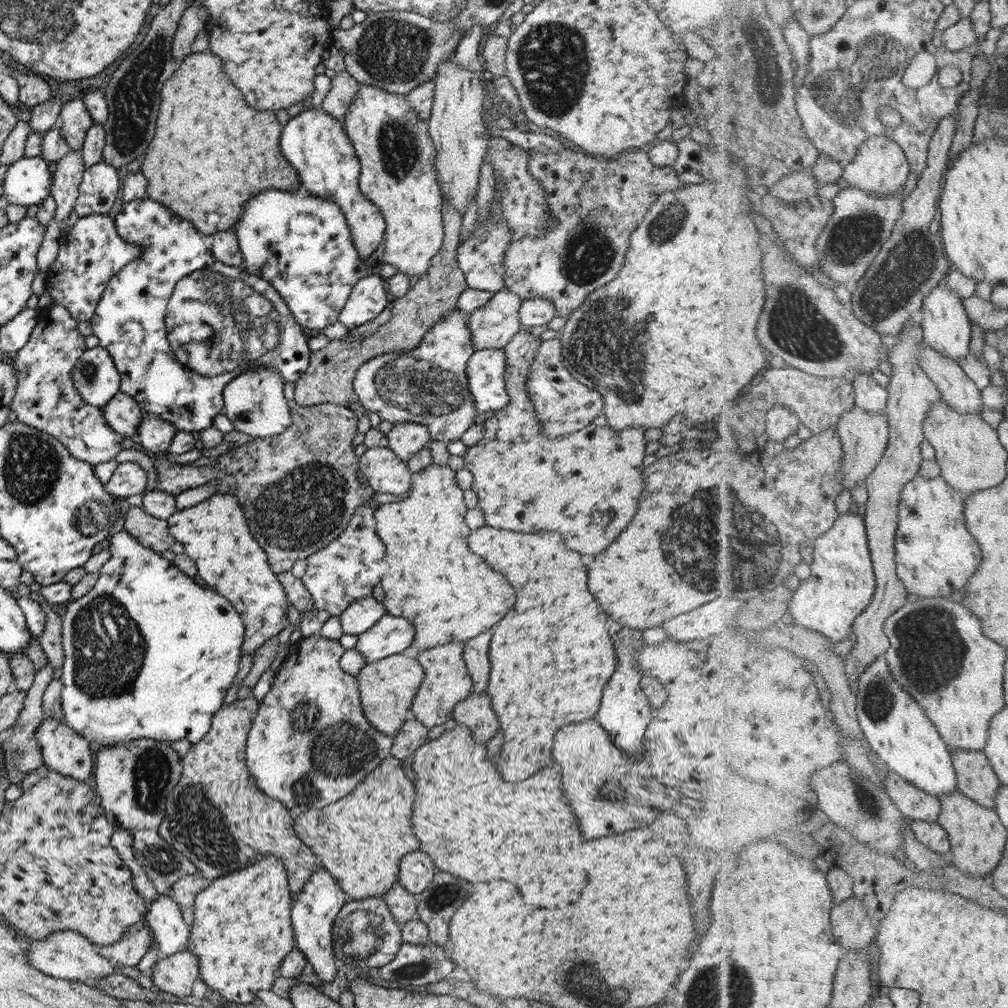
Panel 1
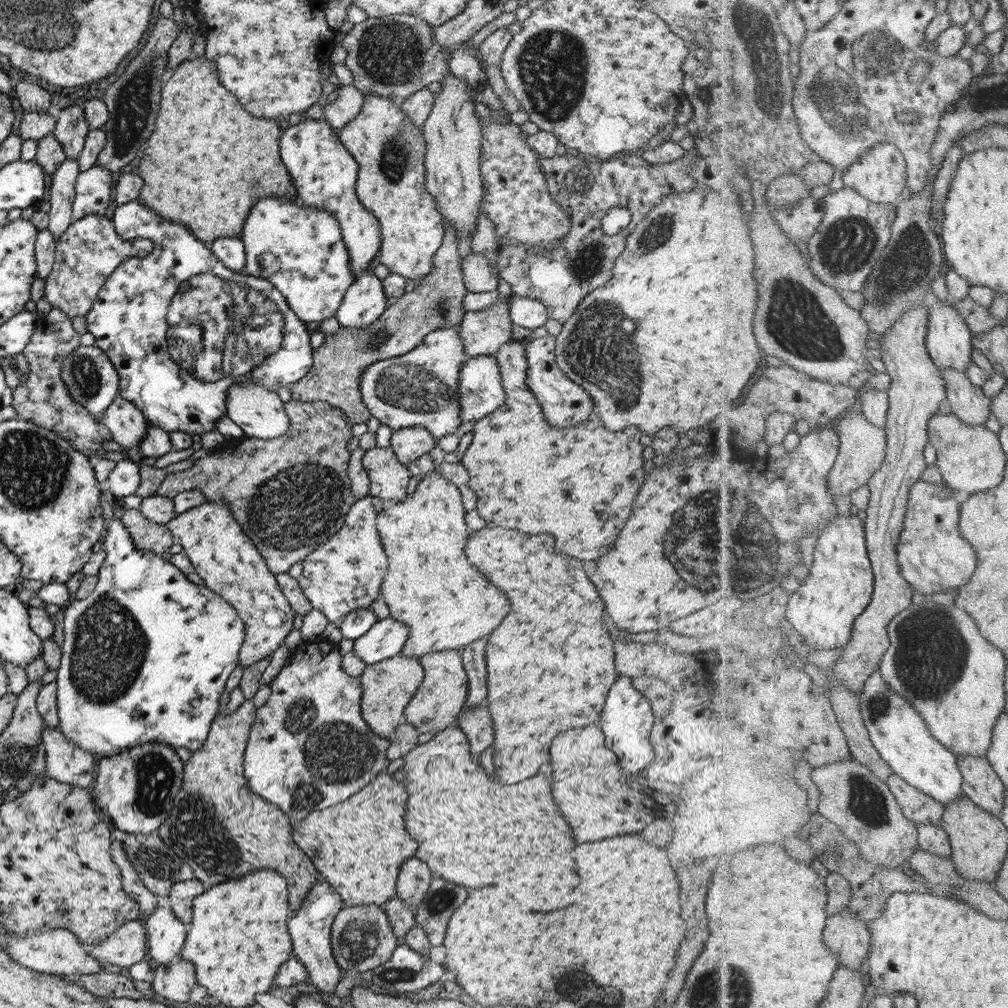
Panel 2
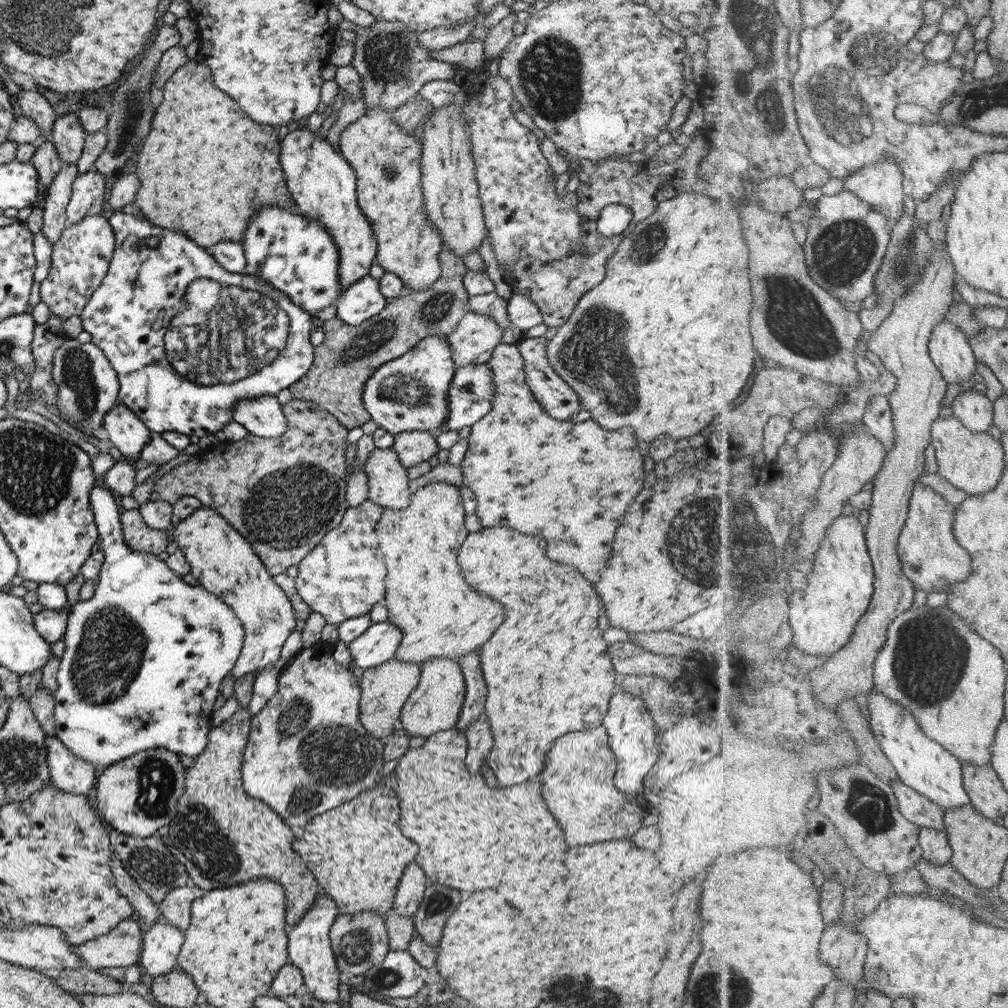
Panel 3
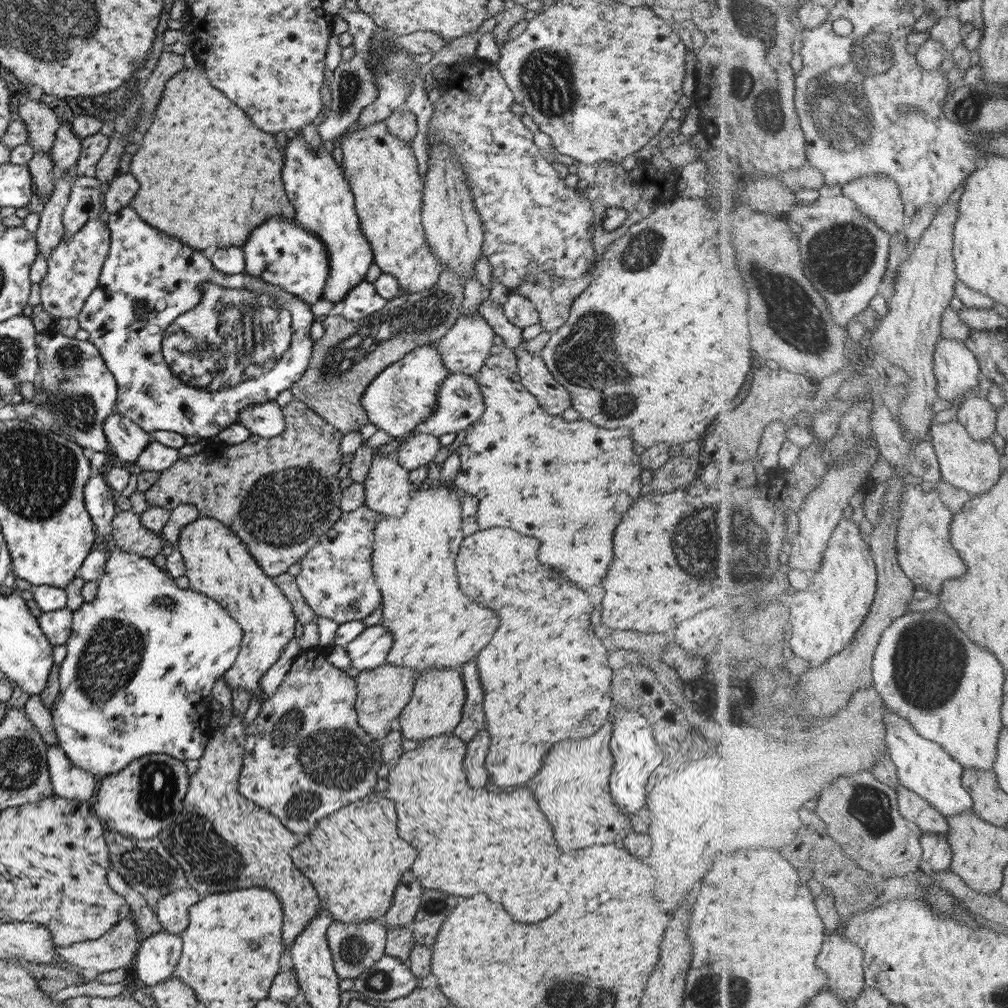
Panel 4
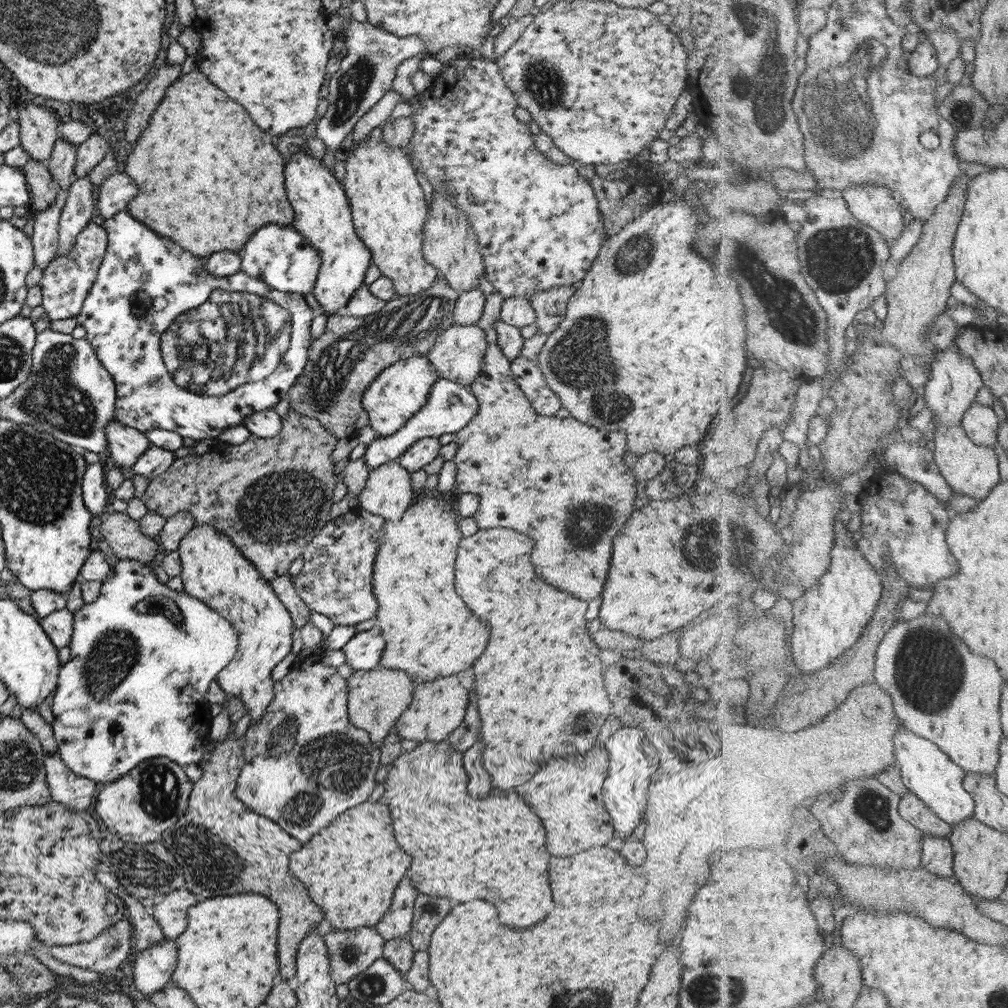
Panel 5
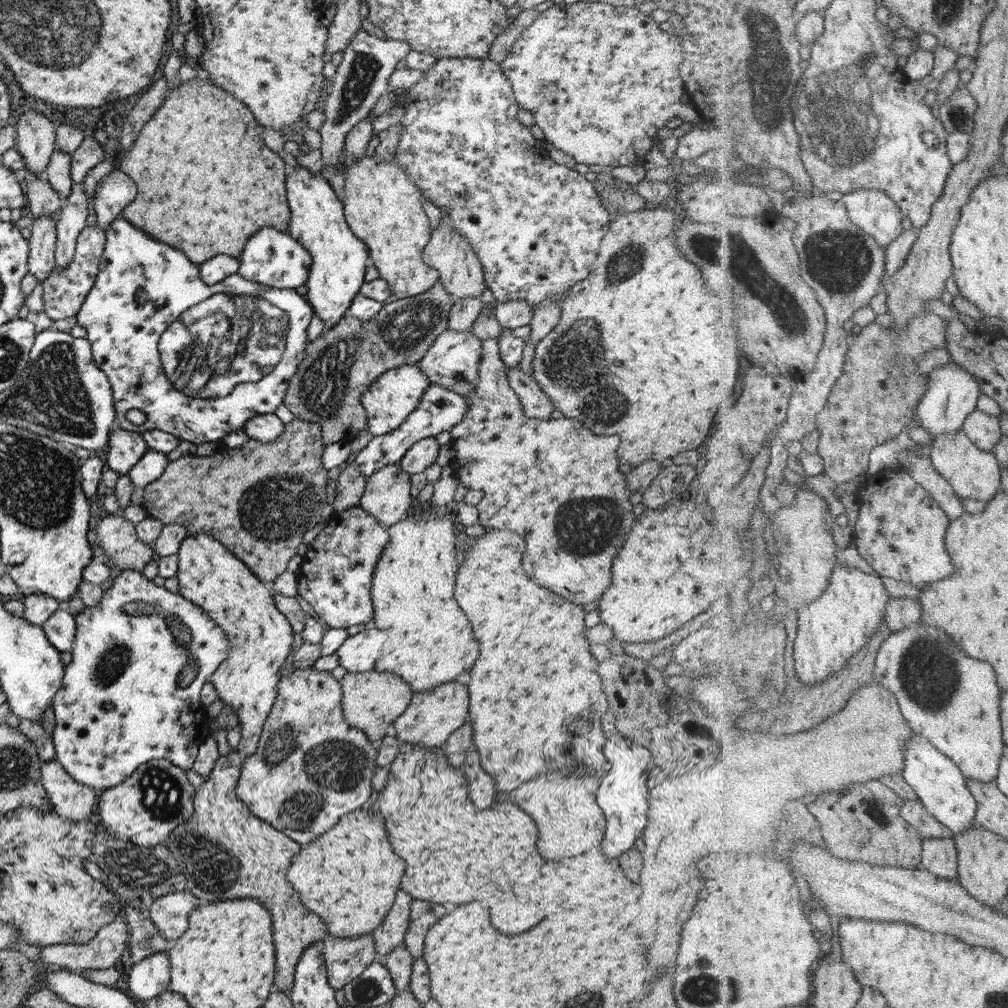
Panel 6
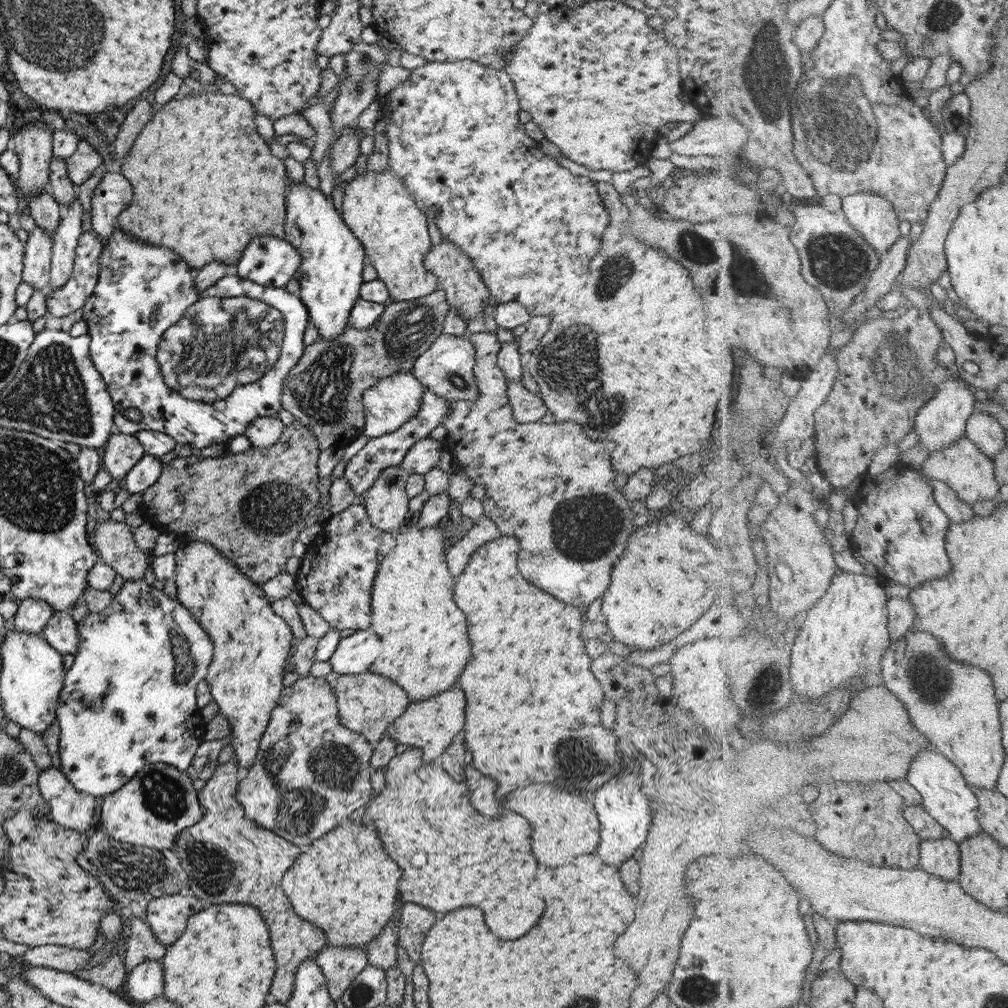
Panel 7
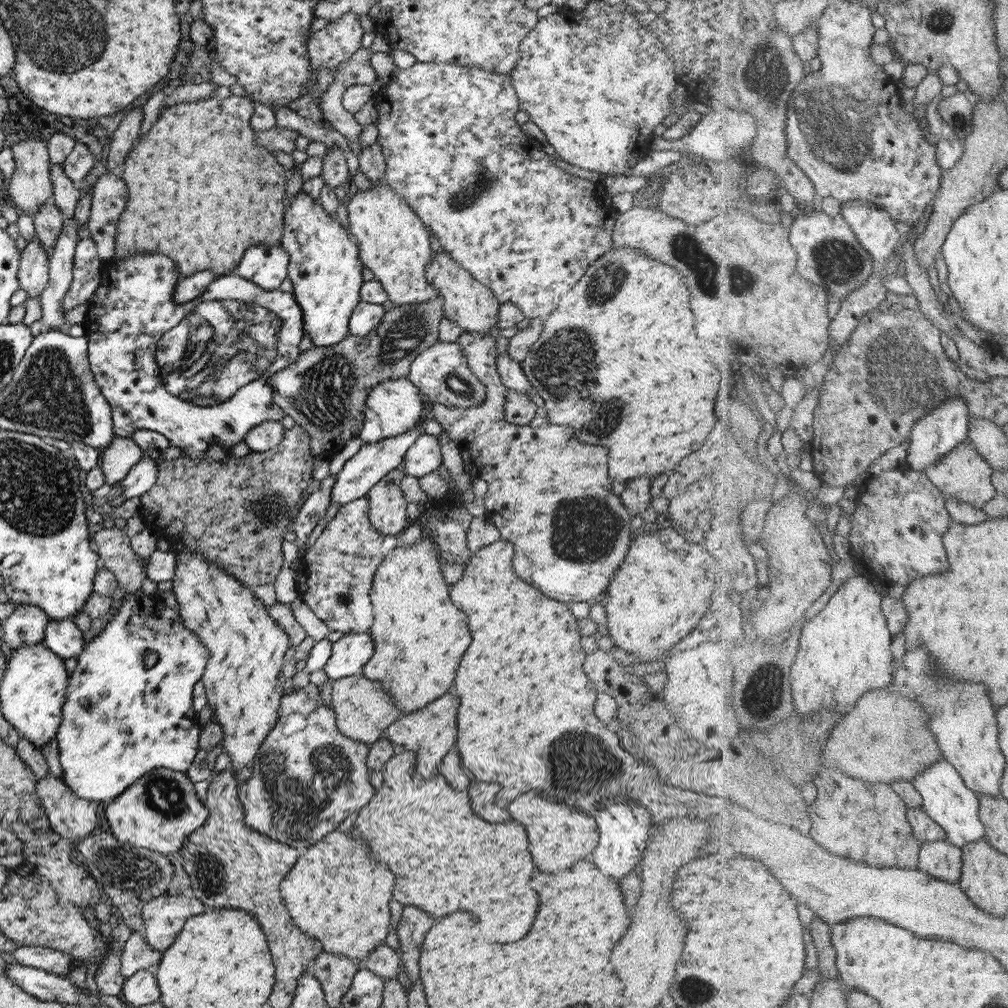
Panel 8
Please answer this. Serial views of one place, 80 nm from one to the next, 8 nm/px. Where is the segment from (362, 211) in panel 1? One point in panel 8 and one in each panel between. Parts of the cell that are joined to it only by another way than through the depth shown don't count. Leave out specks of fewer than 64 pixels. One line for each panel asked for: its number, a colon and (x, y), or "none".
2: (323, 173)
3: (320, 181)
4: (323, 204)
5: (322, 216)
6: (317, 221)
7: (329, 275)
8: (324, 267)

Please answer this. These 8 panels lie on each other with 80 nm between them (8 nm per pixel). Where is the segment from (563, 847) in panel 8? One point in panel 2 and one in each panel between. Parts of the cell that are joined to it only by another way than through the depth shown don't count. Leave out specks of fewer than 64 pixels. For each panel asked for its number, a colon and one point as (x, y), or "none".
2: (593, 795)
3: (577, 775)
4: (571, 787)
5: (565, 793)
6: (563, 805)
7: (565, 826)

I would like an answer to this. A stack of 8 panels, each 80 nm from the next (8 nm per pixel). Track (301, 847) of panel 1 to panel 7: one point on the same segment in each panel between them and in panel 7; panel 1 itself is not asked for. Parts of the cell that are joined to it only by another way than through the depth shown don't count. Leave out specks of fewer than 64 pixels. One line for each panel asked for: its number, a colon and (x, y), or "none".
2: (218, 827)
3: (222, 836)
4: (223, 842)
5: (223, 848)
6: (223, 852)
7: (227, 858)

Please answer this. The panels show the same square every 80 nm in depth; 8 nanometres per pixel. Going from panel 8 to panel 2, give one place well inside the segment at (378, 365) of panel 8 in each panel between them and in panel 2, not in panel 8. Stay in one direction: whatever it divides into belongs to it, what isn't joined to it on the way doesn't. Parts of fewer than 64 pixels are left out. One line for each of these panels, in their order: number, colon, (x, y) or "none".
2: (435, 301)
3: (347, 355)
4: (350, 353)
5: (341, 363)
6: (343, 361)
7: (323, 391)

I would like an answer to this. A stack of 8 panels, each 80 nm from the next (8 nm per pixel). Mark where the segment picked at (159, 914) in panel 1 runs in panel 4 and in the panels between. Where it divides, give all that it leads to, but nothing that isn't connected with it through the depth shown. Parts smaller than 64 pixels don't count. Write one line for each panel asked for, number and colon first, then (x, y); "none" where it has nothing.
2: (165, 934)
3: (160, 945)
4: (155, 959)

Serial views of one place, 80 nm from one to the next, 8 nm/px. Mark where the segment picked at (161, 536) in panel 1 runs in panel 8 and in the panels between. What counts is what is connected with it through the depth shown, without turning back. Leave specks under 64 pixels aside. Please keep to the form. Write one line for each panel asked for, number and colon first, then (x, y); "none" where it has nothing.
2: (146, 535)
3: (137, 535)
4: (129, 535)
5: (122, 534)
6: (117, 538)
7: (113, 540)
8: (113, 547)

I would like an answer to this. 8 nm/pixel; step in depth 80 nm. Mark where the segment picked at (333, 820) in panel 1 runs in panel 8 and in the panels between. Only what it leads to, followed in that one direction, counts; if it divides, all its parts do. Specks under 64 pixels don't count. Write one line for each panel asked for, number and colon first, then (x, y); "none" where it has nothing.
2: (357, 846)
3: (355, 852)
4: (353, 858)
5: (350, 868)
6: (348, 875)
7: (343, 883)
8: (335, 893)

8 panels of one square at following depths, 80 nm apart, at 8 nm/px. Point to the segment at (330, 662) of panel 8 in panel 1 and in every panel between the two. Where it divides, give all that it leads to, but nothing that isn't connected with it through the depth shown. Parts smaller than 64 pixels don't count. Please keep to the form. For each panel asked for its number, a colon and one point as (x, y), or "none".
1: (390, 635)
2: (386, 637)
3: (377, 644)
4: (368, 649)
5: (362, 651)
6: (357, 653)
7: (353, 654)

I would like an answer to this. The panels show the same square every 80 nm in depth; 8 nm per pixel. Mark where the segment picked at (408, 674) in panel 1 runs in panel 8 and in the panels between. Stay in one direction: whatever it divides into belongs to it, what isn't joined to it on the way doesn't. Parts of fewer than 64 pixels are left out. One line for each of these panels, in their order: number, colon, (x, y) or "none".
2: (386, 687)
3: (384, 688)
4: (381, 693)
5: (375, 699)
6: (370, 701)
7: (367, 703)
8: (363, 710)

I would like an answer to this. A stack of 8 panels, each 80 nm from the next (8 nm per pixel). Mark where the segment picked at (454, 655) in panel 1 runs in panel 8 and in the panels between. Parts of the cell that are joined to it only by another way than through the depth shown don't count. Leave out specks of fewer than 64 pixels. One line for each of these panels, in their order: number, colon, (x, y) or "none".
2: (437, 701)
3: (434, 705)
4: (434, 707)
5: (437, 707)
6: (431, 715)
7: (429, 724)
8: (429, 731)

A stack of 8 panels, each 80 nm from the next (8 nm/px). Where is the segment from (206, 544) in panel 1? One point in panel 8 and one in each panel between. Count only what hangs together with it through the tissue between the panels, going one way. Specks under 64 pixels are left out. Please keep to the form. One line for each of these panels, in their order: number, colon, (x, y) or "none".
2: (225, 559)
3: (221, 560)
4: (217, 564)
5: (212, 569)
6: (208, 575)
7: (251, 643)
8: (245, 646)

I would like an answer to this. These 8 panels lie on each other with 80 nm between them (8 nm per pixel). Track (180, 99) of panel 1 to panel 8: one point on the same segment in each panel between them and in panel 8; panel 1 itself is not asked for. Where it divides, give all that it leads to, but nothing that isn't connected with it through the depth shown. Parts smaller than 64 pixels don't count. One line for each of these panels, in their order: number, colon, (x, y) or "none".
2: (205, 152)
3: (205, 168)
4: (207, 175)
5: (201, 162)
6: (195, 162)
7: (208, 184)
8: (200, 217)

